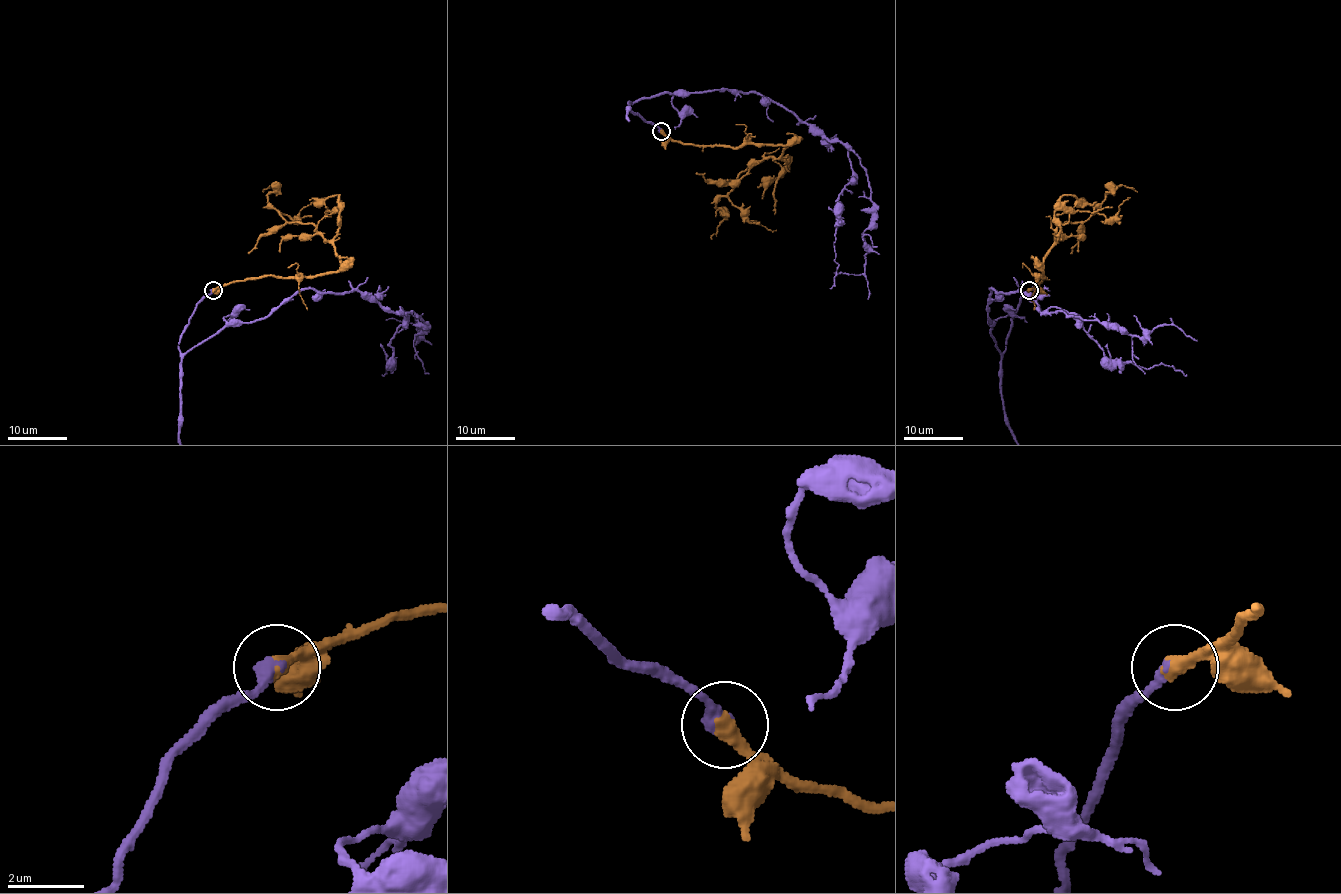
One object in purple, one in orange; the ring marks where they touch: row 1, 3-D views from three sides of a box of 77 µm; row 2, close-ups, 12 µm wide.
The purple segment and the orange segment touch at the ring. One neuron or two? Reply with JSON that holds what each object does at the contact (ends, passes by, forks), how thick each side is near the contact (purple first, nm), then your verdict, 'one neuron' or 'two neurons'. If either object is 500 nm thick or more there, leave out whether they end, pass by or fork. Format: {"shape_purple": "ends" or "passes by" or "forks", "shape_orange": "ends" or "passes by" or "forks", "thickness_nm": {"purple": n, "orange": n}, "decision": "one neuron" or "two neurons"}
{"shape_purple": "ends", "shape_orange": "ends", "thickness_nm": {"purple": 400, "orange": 420}, "decision": "one neuron"}

